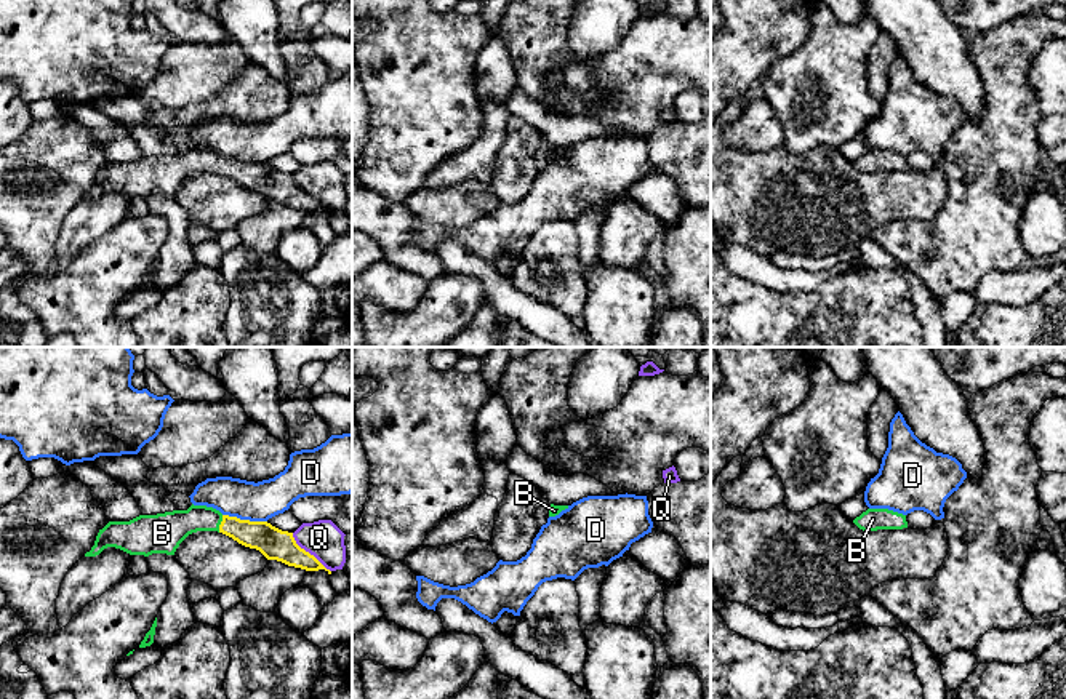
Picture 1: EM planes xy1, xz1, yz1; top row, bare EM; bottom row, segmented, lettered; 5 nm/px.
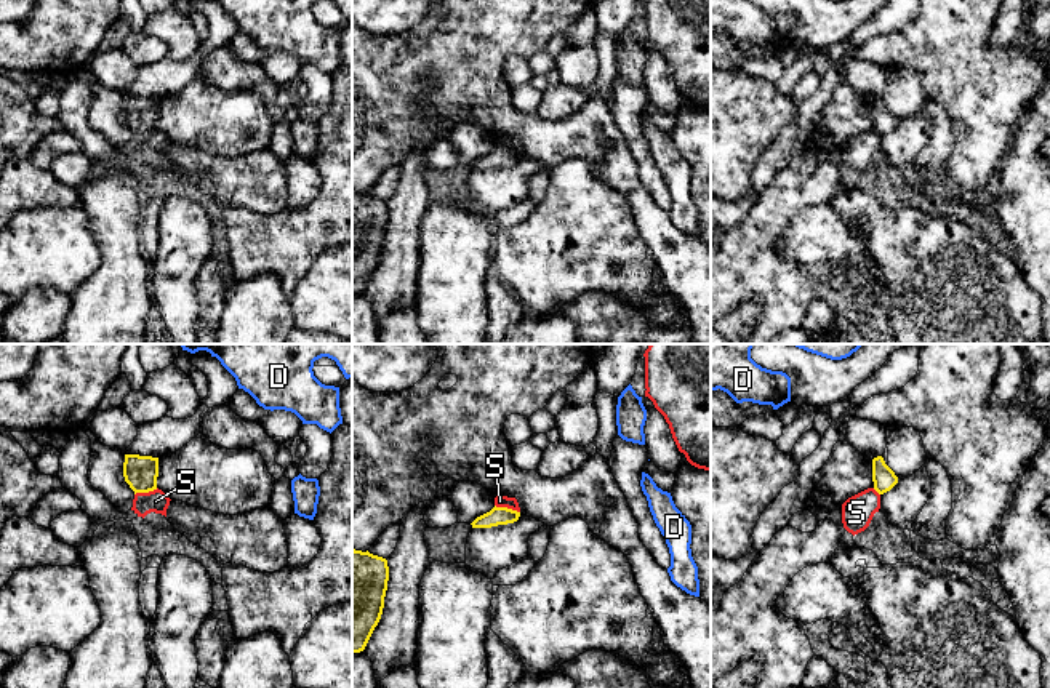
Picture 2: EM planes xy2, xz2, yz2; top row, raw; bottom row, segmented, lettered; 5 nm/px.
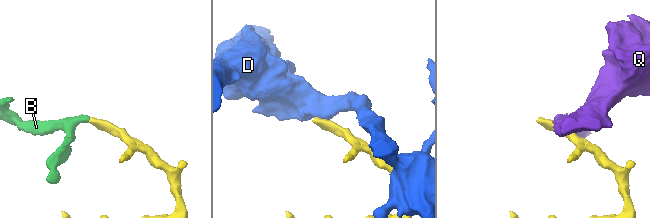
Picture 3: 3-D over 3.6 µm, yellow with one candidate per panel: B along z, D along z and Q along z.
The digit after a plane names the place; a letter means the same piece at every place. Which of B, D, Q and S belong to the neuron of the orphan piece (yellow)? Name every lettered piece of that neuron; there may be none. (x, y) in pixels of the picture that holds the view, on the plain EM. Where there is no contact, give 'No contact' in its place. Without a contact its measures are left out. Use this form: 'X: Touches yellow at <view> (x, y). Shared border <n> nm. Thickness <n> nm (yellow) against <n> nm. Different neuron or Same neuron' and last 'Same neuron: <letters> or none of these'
B: Touches yellow at xy1 (221, 165). Shared border 90 nm. Thickness 150 nm (yellow) against 170 nm. Same neuron
D: Touches yellow at xy1 (245, 162). Shared border 220 nm. Thickness 160 nm (yellow) against 190 nm. Different neuron
Q: Touches yellow at xy1 (308, 194). Shared border 280 nm. Thickness 160 nm (yellow) against 190 nm. Different neuron
S: Touches yellow at xz2 (506, 149). Shared border 130 nm. Thickness 100 nm (yellow) against 60 nm. Different neuron
Same neuron: B

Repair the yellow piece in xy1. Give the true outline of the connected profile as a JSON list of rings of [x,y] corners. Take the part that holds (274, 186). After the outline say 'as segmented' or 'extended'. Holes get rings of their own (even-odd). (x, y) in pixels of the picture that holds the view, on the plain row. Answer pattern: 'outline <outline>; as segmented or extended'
outline [[[190,147],[157,157],[139,157],[130,163],[109,163],[99,171],[94,187],[85,198],[96,198],[107,189],[130,197],[174,197],[179,186],[192,174],[218,173],[238,186],[259,192],[267,202],[277,202],[306,213],[327,211],[314,197],[301,190],[293,174],[282,173],[267,163],[250,163],[222,157],[206,147]]]; extended

